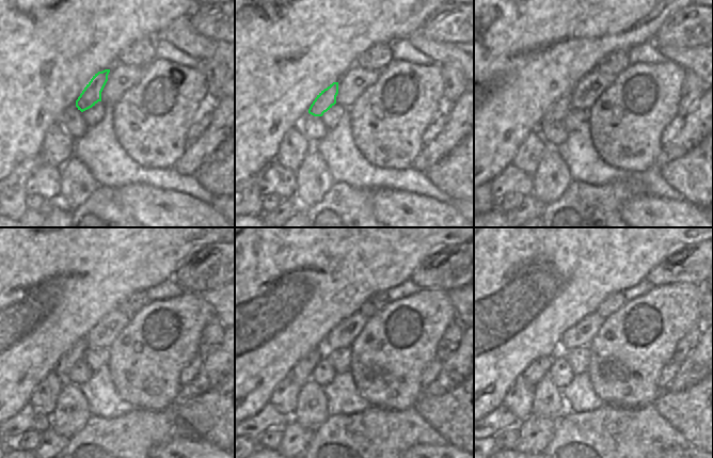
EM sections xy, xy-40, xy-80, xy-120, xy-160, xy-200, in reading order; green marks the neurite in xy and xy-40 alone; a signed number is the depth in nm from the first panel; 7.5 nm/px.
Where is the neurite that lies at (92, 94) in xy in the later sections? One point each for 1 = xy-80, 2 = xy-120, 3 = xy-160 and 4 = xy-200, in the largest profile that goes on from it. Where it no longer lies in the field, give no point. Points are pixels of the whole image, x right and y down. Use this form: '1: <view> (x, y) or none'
1: xy-80 (557, 111)
2: xy-120 (77, 351)
3: xy-160 (301, 373)
4: xy-200 (537, 370)

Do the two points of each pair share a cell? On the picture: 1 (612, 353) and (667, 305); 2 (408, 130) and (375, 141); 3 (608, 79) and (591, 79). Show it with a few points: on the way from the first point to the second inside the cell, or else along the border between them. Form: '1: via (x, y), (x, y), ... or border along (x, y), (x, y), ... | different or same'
1: via (631, 349), (653, 343), (663, 333), (664, 325) | same
2: via (399, 130), (385, 130), (383, 132) | same
3: via (604, 79), (596, 79) | same

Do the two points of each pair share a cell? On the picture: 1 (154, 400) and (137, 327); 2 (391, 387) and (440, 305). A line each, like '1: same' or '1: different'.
1: same
2: same

